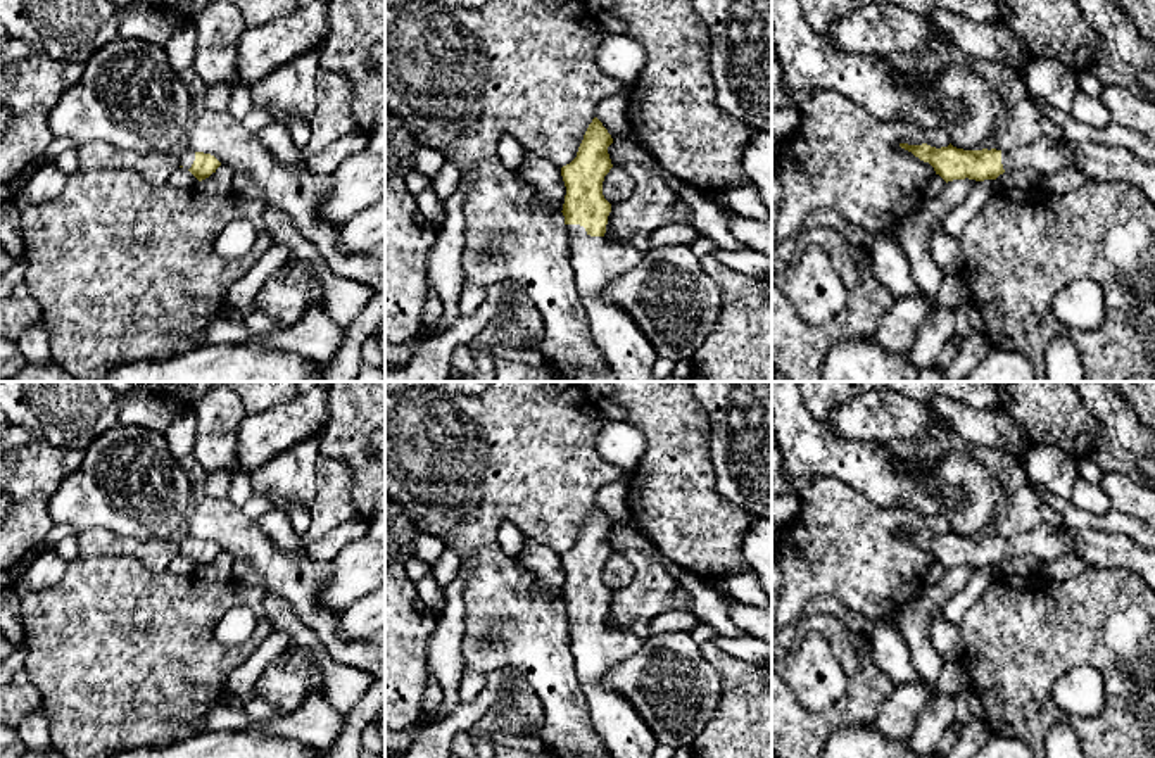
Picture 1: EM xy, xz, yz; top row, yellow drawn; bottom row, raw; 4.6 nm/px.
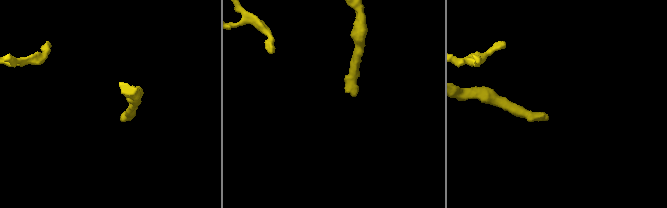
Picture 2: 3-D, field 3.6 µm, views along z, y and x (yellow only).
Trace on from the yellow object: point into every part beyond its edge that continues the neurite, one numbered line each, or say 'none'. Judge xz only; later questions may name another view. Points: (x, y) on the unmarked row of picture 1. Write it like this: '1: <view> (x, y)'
1: xz (625, 734)

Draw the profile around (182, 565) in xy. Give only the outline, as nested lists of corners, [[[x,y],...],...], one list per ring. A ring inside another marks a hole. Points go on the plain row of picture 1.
[[[178,554],[167,566],[174,575],[195,575],[199,566],[185,554]]]

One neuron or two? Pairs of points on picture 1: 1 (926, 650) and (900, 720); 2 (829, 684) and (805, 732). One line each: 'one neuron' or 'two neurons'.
1: two neurons
2: two neurons

